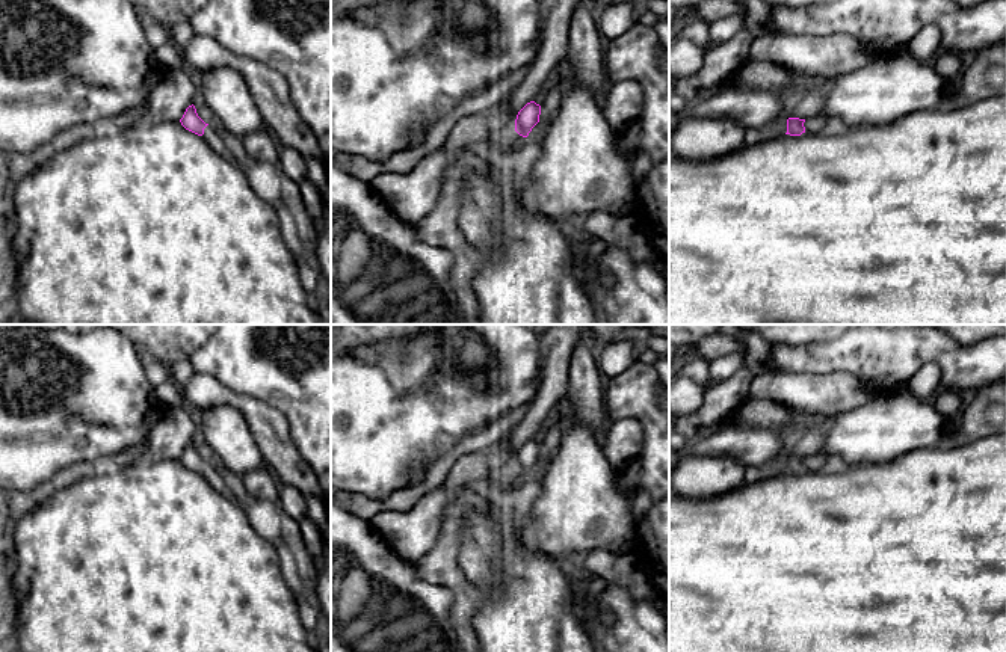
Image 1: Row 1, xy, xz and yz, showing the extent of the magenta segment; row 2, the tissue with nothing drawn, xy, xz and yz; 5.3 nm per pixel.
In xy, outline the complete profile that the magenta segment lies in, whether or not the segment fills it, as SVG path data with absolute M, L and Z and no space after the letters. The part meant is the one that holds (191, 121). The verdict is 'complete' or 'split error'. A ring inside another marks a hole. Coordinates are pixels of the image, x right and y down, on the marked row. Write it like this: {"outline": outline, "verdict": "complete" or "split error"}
{"outline": "M189 106L183 115L183 118L180 119L181 125L198 134L202 136L204 140L210 145L210 148L213 151L216 151L218 154L221 154L222 157L234 161L228 152L228 149L225 148L222 137L218 134L218 131L214 130L214 127L205 124L196 113L195 106Z", "verdict": "split error"}

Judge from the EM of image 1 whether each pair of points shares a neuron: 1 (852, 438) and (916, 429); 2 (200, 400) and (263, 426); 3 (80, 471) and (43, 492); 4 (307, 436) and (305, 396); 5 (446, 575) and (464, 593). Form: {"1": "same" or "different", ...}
{"1": "same", "2": "same", "3": "same", "4": "same", "5": "same"}

